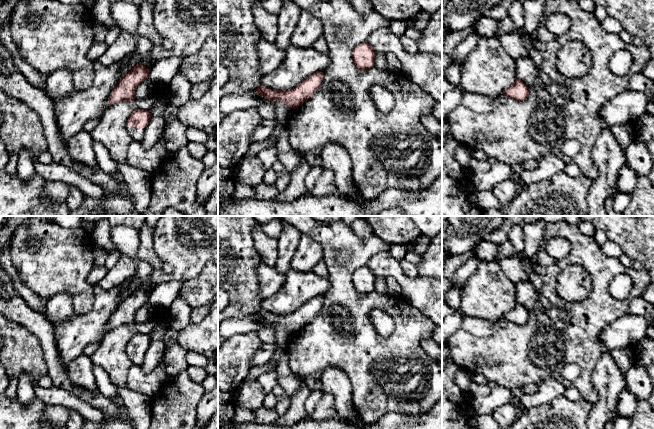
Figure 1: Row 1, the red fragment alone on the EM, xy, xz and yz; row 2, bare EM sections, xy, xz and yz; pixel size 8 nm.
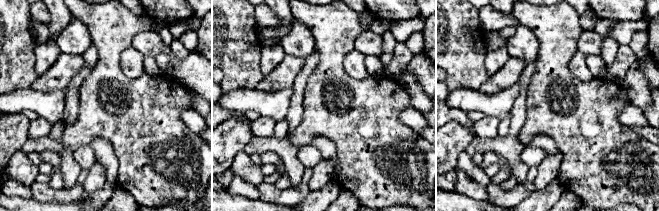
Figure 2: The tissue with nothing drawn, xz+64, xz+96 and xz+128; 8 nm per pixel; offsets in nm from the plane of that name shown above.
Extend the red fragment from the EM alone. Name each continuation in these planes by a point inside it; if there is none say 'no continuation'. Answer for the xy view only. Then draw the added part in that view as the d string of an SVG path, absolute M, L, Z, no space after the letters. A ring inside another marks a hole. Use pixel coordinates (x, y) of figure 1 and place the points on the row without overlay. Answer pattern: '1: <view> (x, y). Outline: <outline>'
1: xy (137, 359). Outline: M126 348L126 351L127 351L127 354L128 354L130 360L132 361L132 363L134 365L139 366L140 369L142 369L143 363L145 360L146 351L142 352L142 353L136 353L134 351L130 351L128 348Z

